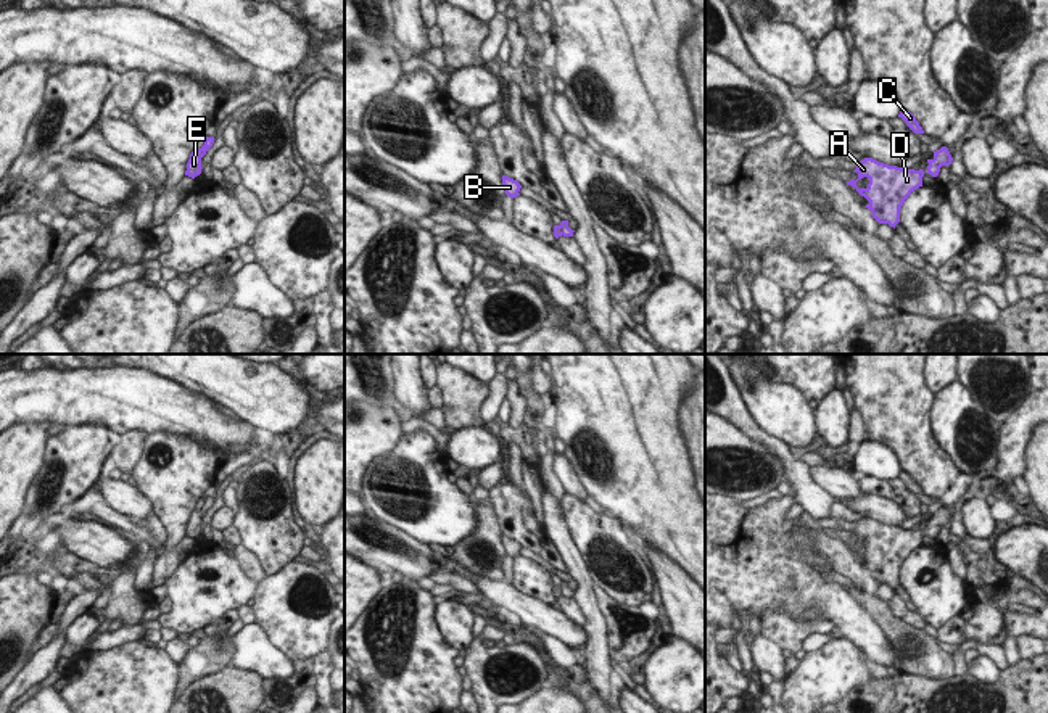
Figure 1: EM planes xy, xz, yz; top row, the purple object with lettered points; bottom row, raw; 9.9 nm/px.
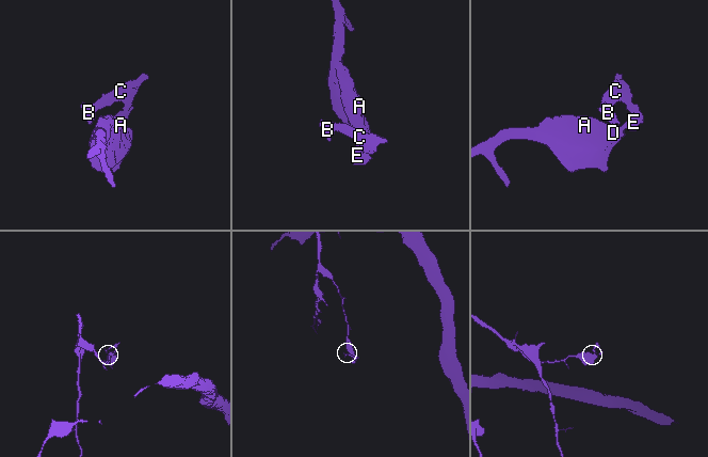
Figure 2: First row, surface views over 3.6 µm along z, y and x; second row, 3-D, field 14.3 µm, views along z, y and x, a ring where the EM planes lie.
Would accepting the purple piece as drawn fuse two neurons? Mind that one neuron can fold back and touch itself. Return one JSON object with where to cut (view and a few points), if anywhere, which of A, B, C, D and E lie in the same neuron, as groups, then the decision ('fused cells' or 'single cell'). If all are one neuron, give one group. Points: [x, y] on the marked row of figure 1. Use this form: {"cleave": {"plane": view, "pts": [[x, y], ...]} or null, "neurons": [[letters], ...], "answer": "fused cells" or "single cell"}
{"cleave": {"plane": "xy", "pts": [[197, 150], [202, 156]]}, "neurons": [["A", "D", "E"], ["B", "C"]], "answer": "fused cells"}

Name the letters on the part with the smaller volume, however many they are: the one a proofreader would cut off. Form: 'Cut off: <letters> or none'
Cut off: B, C

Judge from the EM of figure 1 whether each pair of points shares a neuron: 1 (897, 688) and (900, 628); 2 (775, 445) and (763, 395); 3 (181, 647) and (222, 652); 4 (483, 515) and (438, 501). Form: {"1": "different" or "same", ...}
{"1": "different", "2": "different", "3": "different", "4": "different"}

